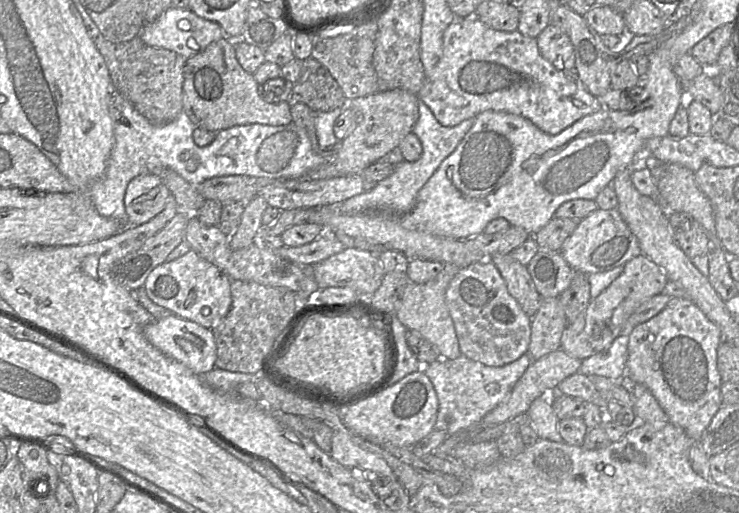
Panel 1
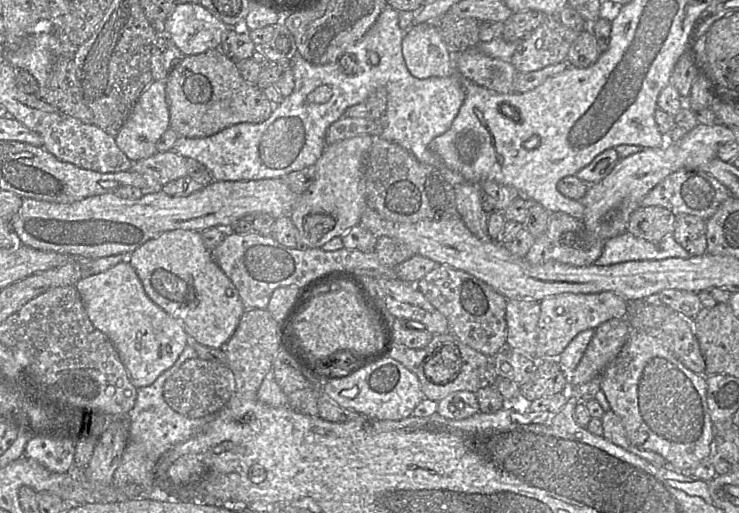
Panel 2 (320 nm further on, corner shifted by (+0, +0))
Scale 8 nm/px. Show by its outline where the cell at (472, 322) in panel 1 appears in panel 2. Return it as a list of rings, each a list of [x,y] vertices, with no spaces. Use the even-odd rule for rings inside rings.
[[[438,265],[417,288],[448,321],[449,333],[474,350],[493,357],[507,346],[507,299],[485,282],[449,265]]]

